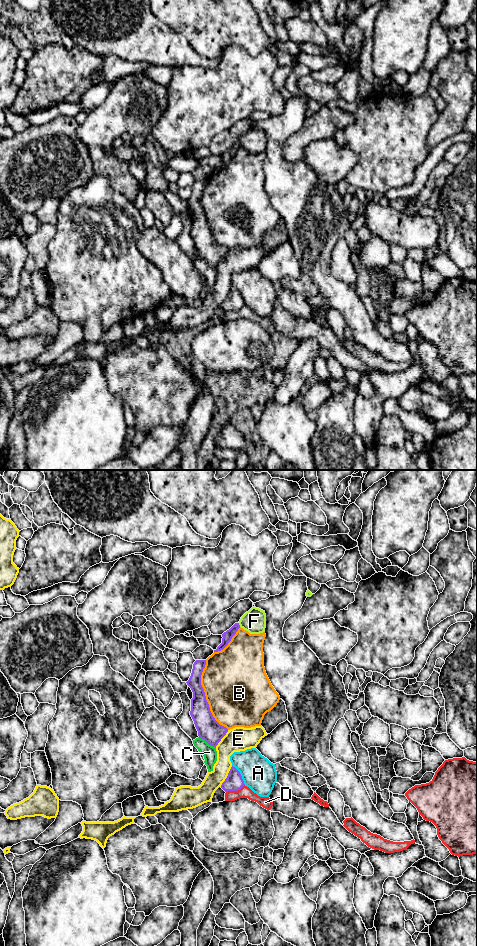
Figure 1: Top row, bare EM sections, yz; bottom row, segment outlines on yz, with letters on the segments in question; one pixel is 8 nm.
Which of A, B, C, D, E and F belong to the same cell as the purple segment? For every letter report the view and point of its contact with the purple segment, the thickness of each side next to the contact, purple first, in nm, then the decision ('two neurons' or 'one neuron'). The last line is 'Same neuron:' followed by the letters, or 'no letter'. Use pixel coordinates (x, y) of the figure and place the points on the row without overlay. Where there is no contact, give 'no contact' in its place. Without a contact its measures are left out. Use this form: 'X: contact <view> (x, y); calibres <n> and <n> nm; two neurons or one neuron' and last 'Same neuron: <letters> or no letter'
A: contact yz (240, 295); calibres 140 and 280 nm; two neurons
B: contact yz (205, 216); calibres 170 and 500 nm; two neurons
C: contact yz (207, 262); calibres 180 and 120 nm; two neurons
D: contact yz (235, 310); calibres 140 and 100 nm; two neurons
E: contact yz (227, 296); calibres 140 and 150 nm; two neurons
F: contact yz (239, 145); calibres 80 and 190 nm; two neurons
Same neuron: no letter

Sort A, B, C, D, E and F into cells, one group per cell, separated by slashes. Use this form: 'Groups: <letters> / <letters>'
Groups: A / B / C / D / E / F

